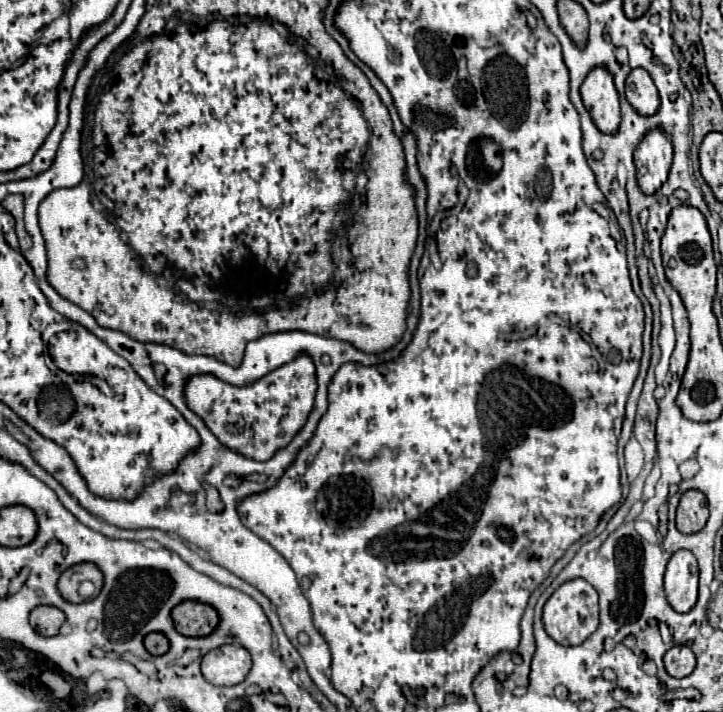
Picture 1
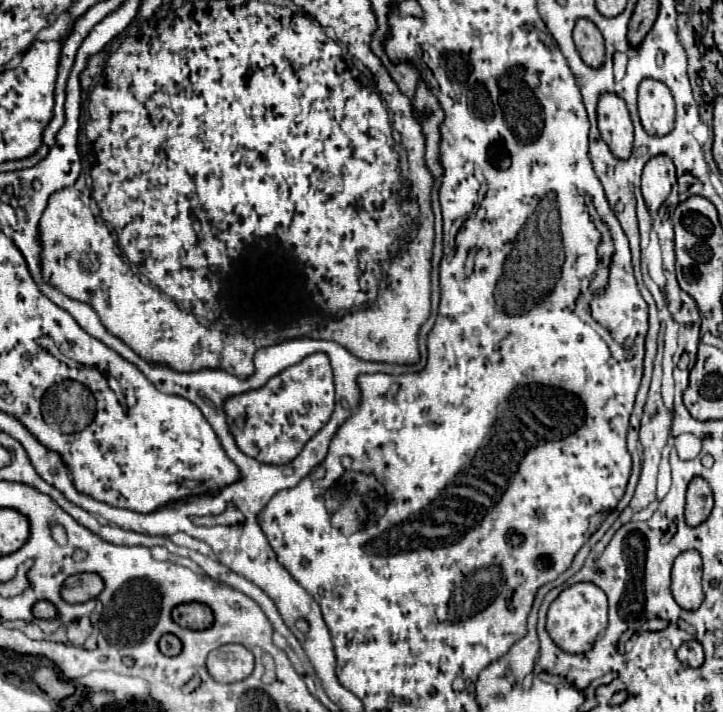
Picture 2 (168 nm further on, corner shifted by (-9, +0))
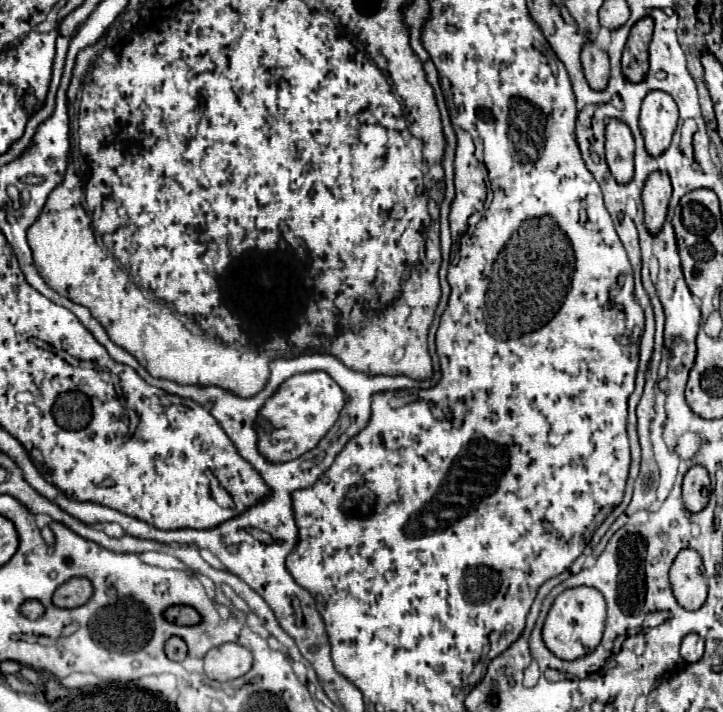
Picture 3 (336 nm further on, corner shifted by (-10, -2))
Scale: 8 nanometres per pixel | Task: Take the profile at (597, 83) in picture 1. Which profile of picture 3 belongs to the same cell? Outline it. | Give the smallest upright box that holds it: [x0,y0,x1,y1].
[606,118,634,184]

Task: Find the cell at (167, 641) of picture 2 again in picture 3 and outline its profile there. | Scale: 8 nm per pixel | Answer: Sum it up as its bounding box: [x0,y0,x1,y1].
[166,636,186,662]

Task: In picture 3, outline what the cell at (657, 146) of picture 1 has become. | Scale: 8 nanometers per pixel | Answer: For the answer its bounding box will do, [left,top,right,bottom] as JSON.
[642,172,672,232]

